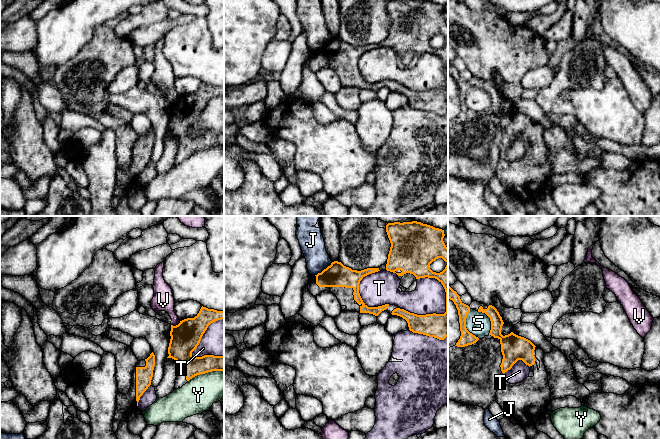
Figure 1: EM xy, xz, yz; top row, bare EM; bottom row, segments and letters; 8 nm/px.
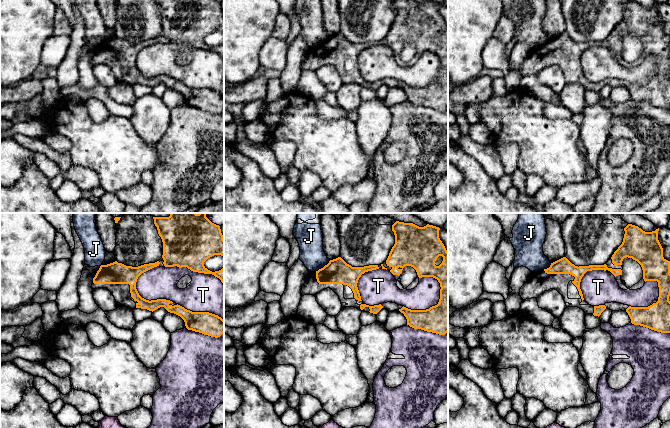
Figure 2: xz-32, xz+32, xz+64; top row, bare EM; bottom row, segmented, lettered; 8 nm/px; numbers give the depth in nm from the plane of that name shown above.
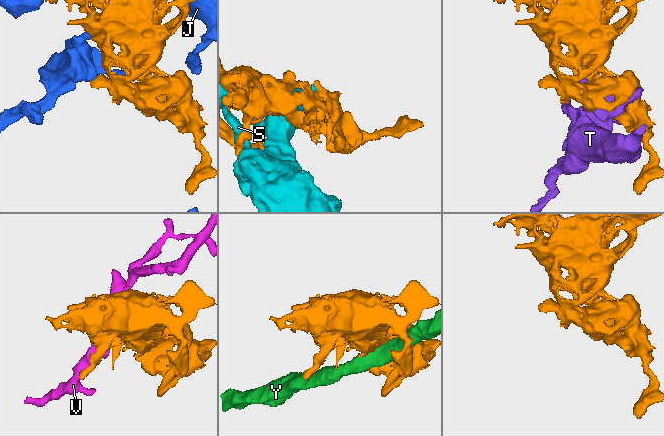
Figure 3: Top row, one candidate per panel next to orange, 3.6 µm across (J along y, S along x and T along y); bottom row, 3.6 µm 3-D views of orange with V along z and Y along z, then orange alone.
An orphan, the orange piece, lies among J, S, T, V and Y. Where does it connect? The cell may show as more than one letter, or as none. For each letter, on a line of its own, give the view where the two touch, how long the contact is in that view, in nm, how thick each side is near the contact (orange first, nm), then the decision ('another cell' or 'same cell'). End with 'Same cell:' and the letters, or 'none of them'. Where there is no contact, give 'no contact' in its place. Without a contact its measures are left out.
J: xz | 180 nm | 190/200 nm | another cell
S: yz | 260 nm | 110/190 nm | another cell
T: xz | 400 nm | 200/260 nm | another cell
V: xy | 90 nm | 240/170 nm | another cell
Y: xy | 300 nm | 160/280 nm | another cell
Same cell: none of them

